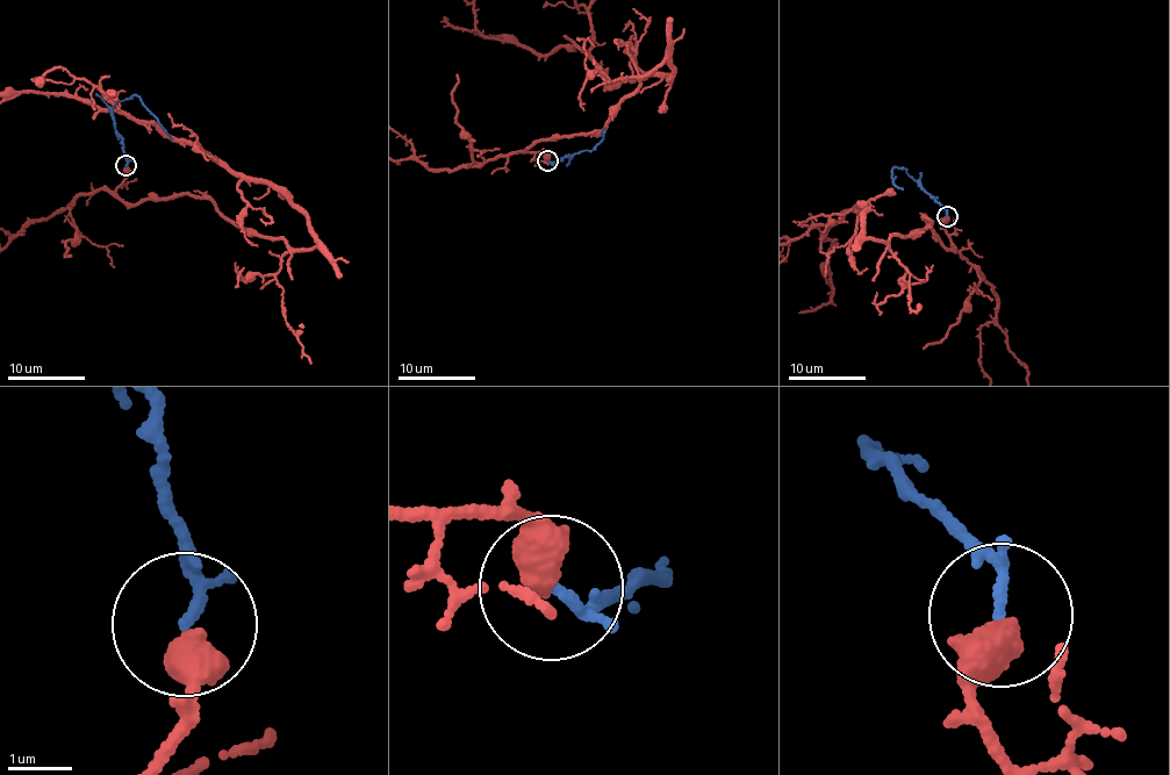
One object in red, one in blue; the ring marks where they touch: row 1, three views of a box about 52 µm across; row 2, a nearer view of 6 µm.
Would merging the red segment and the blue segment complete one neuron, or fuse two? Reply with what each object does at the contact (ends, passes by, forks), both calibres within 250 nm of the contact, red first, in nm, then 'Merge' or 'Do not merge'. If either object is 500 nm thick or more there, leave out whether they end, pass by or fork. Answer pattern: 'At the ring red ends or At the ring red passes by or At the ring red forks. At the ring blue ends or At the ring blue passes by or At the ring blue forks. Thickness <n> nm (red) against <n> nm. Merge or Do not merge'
Thickness 550 nm (red) against 120 nm. Merge

